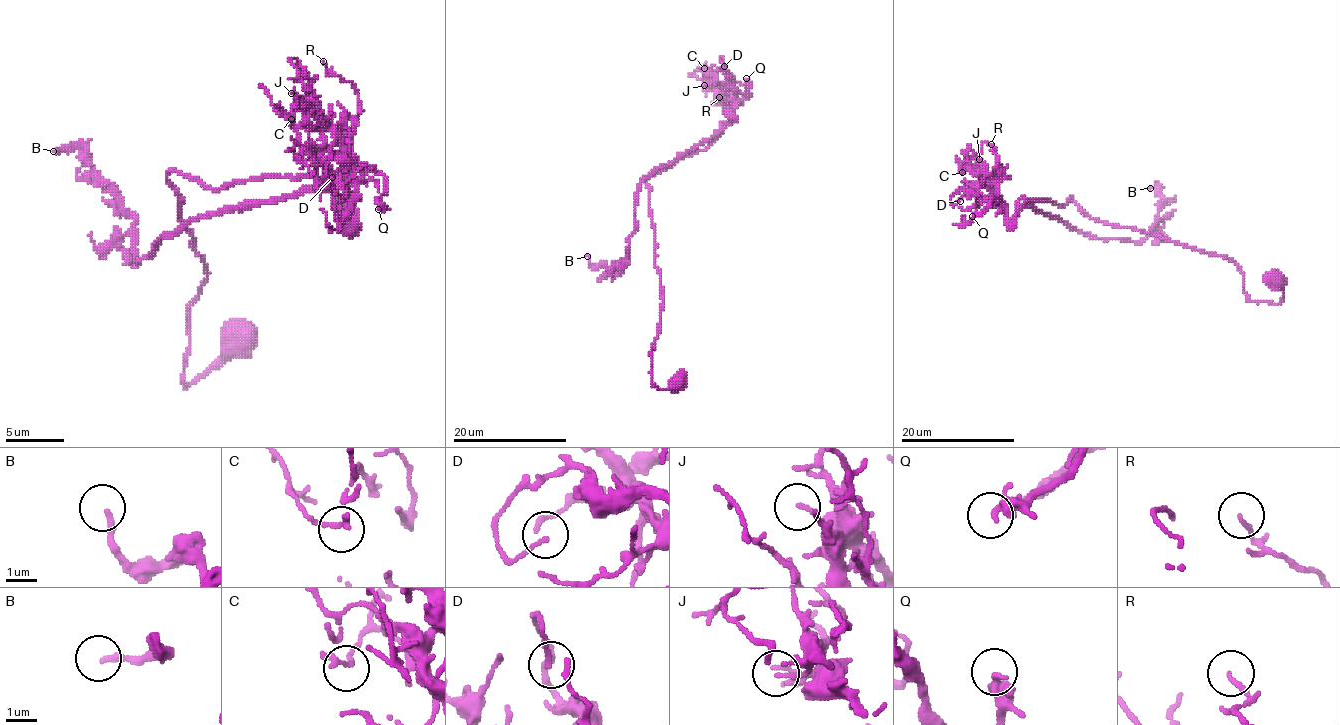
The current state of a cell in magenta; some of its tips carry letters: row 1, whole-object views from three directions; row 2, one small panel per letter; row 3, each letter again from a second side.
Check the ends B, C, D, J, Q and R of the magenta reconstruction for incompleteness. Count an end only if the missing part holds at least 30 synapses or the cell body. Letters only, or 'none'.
none

